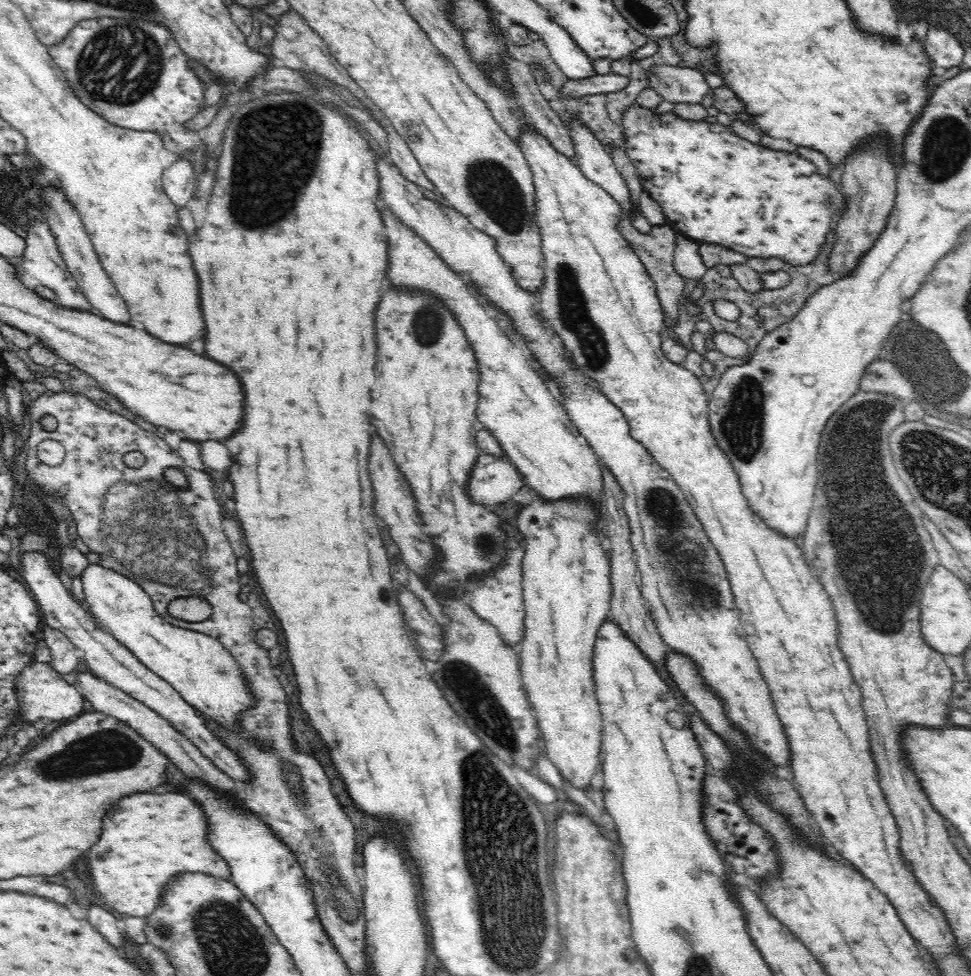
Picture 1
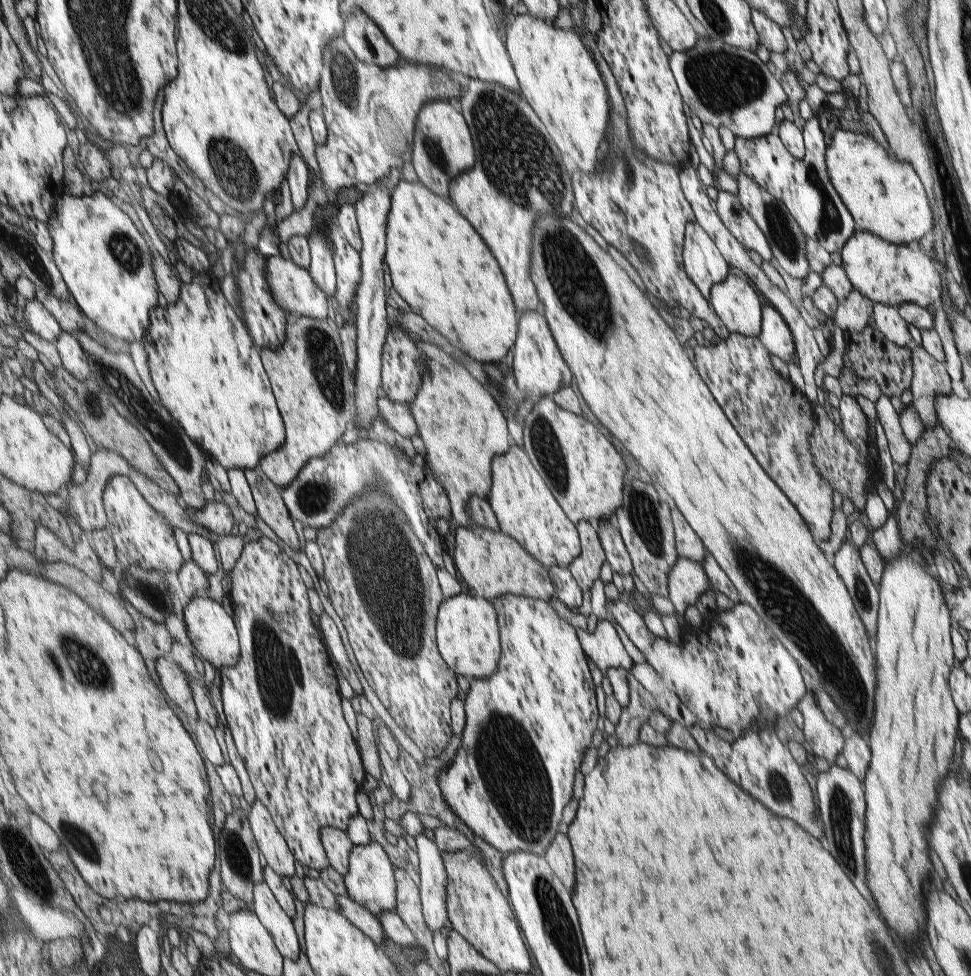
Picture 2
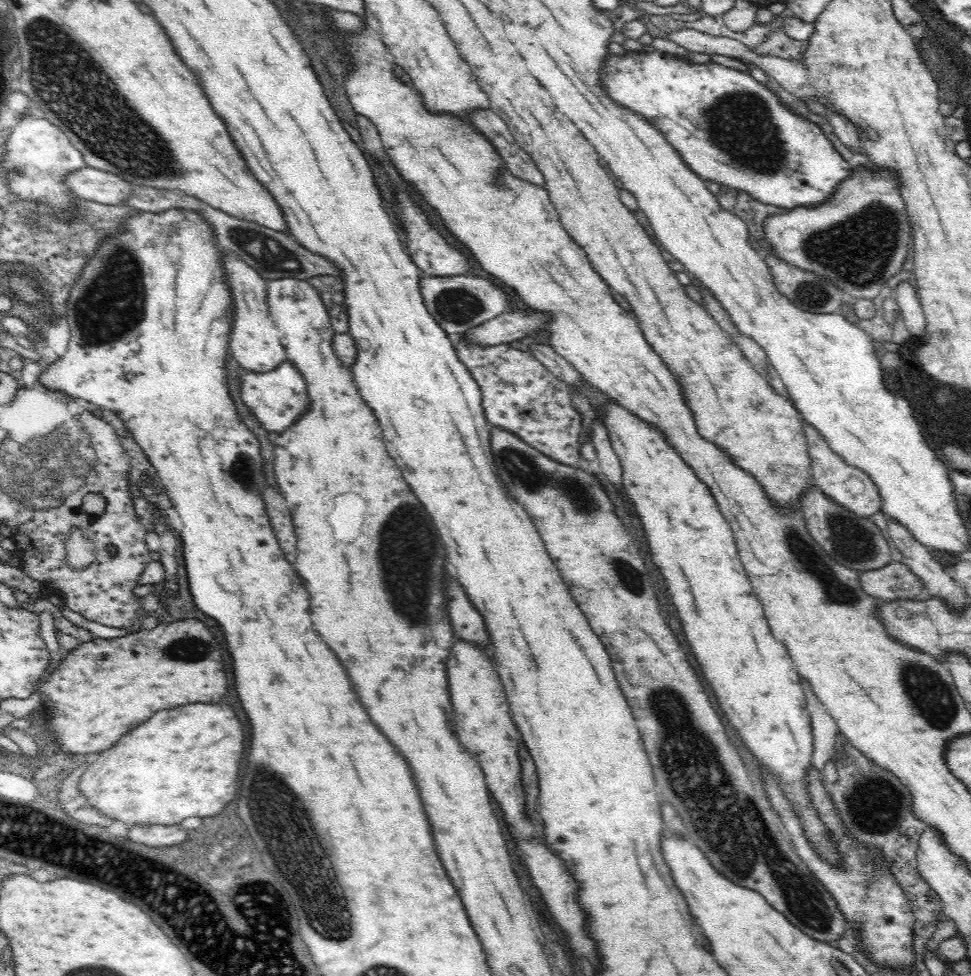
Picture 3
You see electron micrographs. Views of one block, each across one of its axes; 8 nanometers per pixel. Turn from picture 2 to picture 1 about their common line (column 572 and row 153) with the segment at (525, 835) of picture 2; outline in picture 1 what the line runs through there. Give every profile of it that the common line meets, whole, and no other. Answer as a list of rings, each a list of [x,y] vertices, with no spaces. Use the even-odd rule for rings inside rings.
[[[646,105],[634,106],[624,116],[624,130],[622,132],[624,132],[624,138],[628,140],[628,142],[624,142],[624,148],[626,148],[628,156],[630,156],[630,160],[636,164],[638,172],[640,172],[642,186],[662,206],[662,210],[664,210],[664,214],[666,214],[666,218],[670,222],[670,228],[678,228],[688,238],[700,243],[719,244],[722,247],[728,247],[733,251],[740,252],[740,254],[747,257],[780,258],[789,265],[804,266],[804,264],[810,264],[818,256],[820,248],[826,242],[828,232],[832,232],[832,224],[834,224],[836,214],[844,206],[844,196],[840,194],[840,190],[830,180],[824,180],[818,174],[818,168],[812,162],[808,162],[808,160],[804,160],[802,156],[796,156],[796,154],[782,154],[782,152],[772,152],[772,150],[762,148],[762,146],[754,146],[754,144],[738,138],[730,128],[724,128],[724,126],[718,126],[718,124],[684,120],[675,114],[666,114],[664,122],[662,122],[660,114],[650,112],[650,109],[652,108],[646,108]]]

